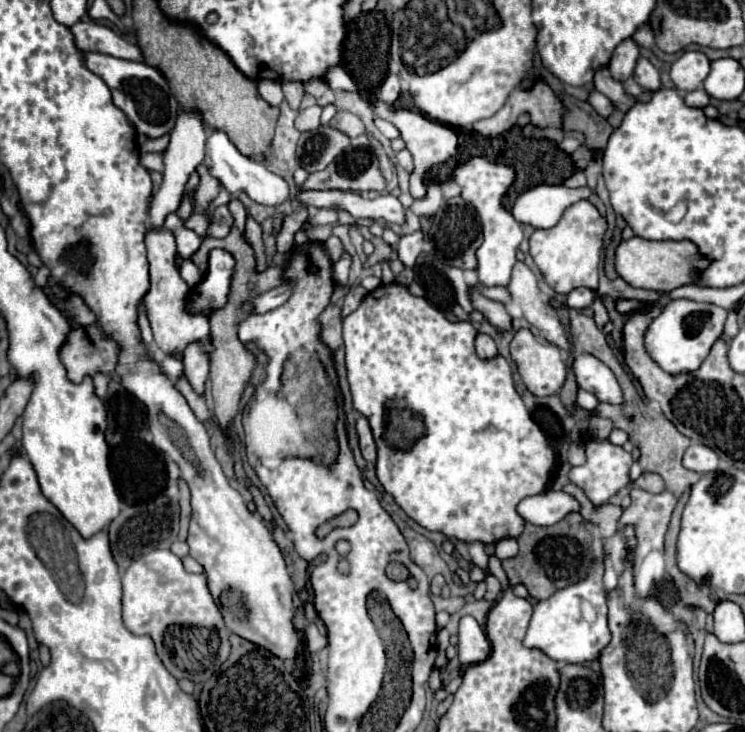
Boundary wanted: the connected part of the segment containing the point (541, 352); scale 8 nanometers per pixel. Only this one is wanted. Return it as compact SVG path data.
M520 329L510 343L510 357L526 389L538 397L556 395L566 379L566 365L558 347L540 343L528 329Z

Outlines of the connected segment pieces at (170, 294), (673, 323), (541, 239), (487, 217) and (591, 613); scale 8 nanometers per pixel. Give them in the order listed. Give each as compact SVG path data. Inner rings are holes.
M166 229L162 231L148 231L146 233L146 249L148 249L148 263L150 263L150 291L144 297L144 305L148 309L152 333L156 345L164 351L164 355L174 355L182 359L182 351L188 343L206 339L210 335L208 319L202 313L190 313L188 311L188 299L192 289L186 285L186 281L180 277L178 265L176 265L176 241L174 235Z
M690 299L670 301L646 329L646 353L670 375L692 373L702 365L712 345L722 337L726 315L726 309L712 303L698 303Z
M580 199L564 211L562 219L552 229L536 229L532 233L530 255L554 291L564 295L576 287L588 287L597 291L604 229L606 221L600 217L598 209L588 199Z
M472 155L452 171L452 179L462 189L460 197L470 201L480 215L482 233L484 233L484 241L482 241L482 245L476 253L478 255L476 273L478 273L480 283L486 285L486 287L508 285L512 267L516 263L516 251L518 251L518 245L524 237L522 229L520 229L520 223L502 205L502 197L512 187L512 183L516 181L516 169L510 163L496 163L496 161L490 161L486 157Z
M600 555L598 561L590 565L586 579L580 579L578 583L564 587L562 591L556 591L546 601L540 601L534 607L534 615L530 619L524 645L542 649L550 659L562 665L566 663L584 665L588 661L596 661L602 649L610 643L610 629L606 619L608 593L602 585L602 575L604 575L604 557Z

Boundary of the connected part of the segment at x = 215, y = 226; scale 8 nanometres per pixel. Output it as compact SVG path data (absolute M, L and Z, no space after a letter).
M228 205L216 207L208 213L208 237L226 237L232 227L232 215L228 211Z

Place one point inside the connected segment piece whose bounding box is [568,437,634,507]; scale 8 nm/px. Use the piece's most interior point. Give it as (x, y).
(607, 469)

